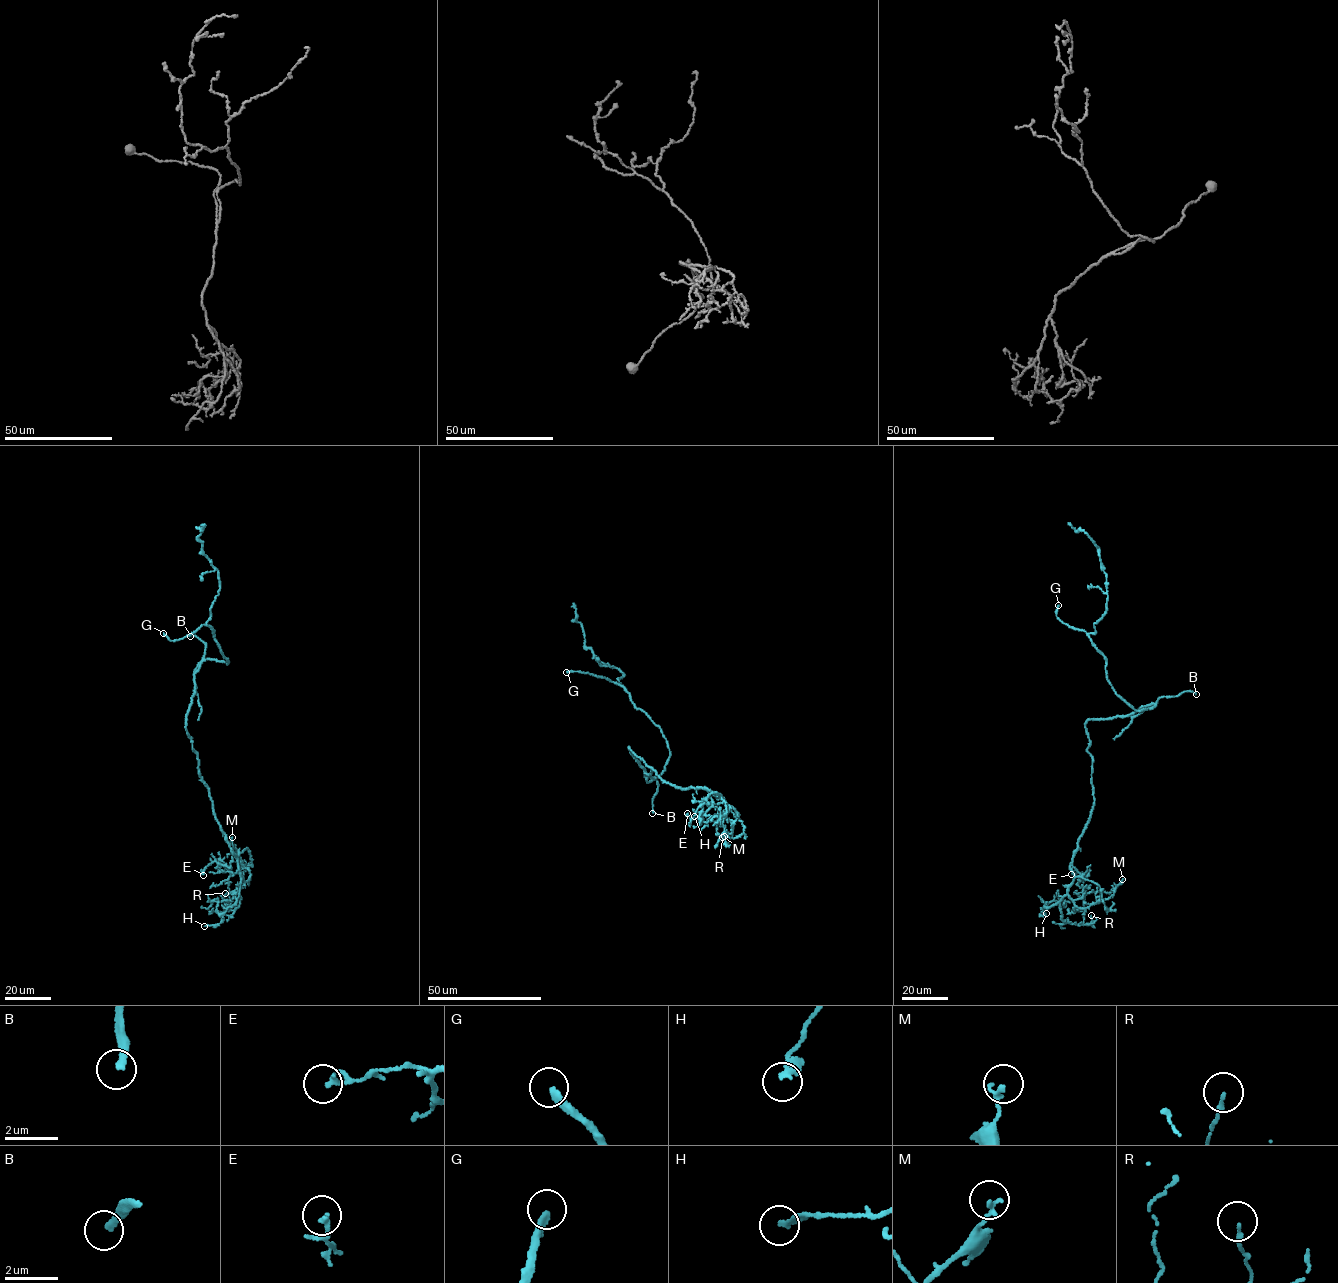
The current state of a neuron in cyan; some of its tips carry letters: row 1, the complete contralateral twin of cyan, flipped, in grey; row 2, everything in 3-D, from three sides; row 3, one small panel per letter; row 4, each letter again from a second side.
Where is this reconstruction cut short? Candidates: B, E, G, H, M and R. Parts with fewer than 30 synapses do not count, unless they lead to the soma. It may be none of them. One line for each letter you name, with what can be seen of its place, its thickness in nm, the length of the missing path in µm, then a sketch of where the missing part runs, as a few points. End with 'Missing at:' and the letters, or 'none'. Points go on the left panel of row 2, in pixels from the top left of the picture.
B: Place: (190, 636). Thickness 240 nm. Missing length about 70 µm. Course of what is missing: (190, 636), (185, 654), (167, 668), (165, 674), (136, 676), (140, 692), (132, 694)
G: Place: (163, 633). Thickness 300 nm. Missing length about 120 µm. Course of what is missing: (163, 633), (150, 595), (151, 556), (175, 540), (178, 514), (191, 490), (204, 484), (213, 488)
Missing at: B, G

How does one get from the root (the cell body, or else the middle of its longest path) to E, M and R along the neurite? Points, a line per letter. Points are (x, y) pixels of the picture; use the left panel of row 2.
E: (195, 689), (186, 730), (215, 818), (233, 852), (230, 867), (211, 862), (203, 875)
M: (195, 689), (186, 730), (215, 818), (246, 881), (250, 872), (240, 865), (232, 837)
R: (195, 689), (186, 730), (215, 818), (237, 861), (241, 879), (238, 908), (229, 910), (225, 893)

